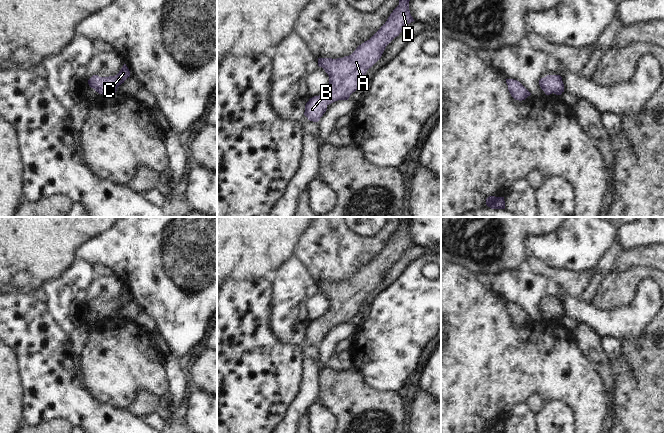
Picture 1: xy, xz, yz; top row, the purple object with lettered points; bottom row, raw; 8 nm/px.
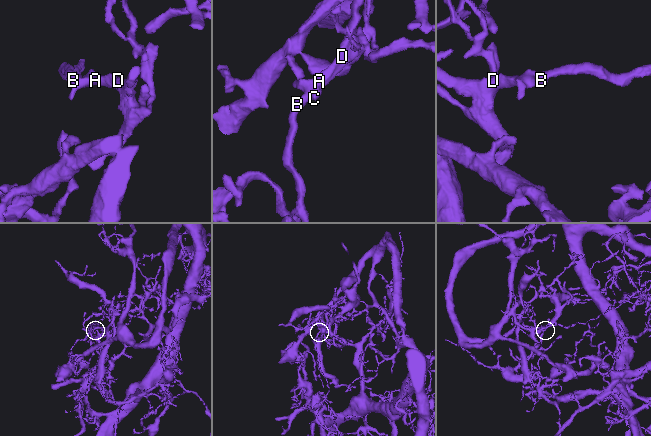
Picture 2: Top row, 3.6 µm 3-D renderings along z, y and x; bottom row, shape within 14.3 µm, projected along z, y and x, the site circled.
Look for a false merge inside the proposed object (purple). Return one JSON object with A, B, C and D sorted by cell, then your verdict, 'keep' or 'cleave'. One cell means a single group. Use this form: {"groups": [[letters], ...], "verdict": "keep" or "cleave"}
{"groups": [["A", "B", "C", "D"]], "verdict": "keep"}

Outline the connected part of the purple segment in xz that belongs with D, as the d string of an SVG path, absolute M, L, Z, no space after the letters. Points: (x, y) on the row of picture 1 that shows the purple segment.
M399 0L399 5L381 28L351 55L337 59L318 58L318 66L329 76L329 85L321 95L310 98L306 103L304 115L308 120L318 122L329 104L348 100L357 90L367 70L381 58L386 46L407 24L415 21L410 14L409 1Z

